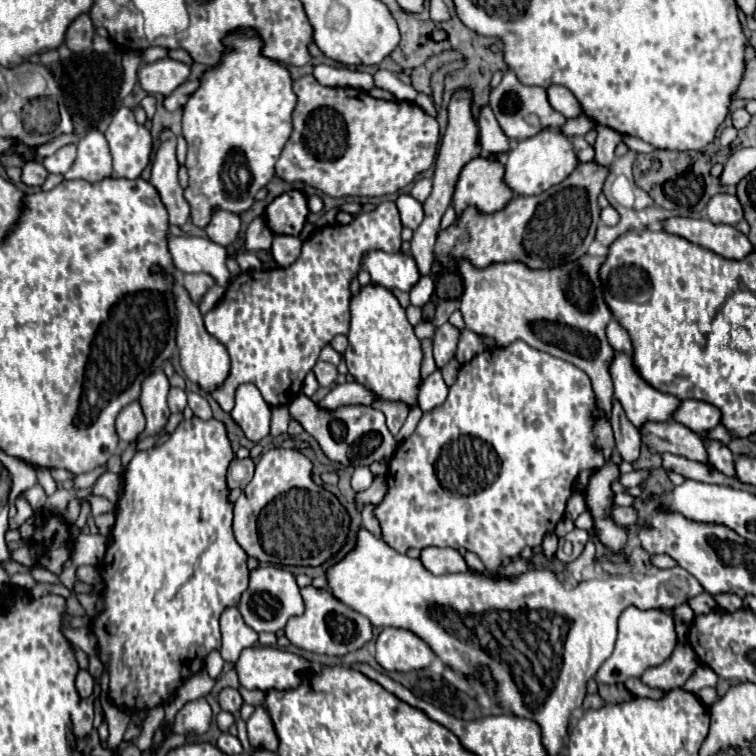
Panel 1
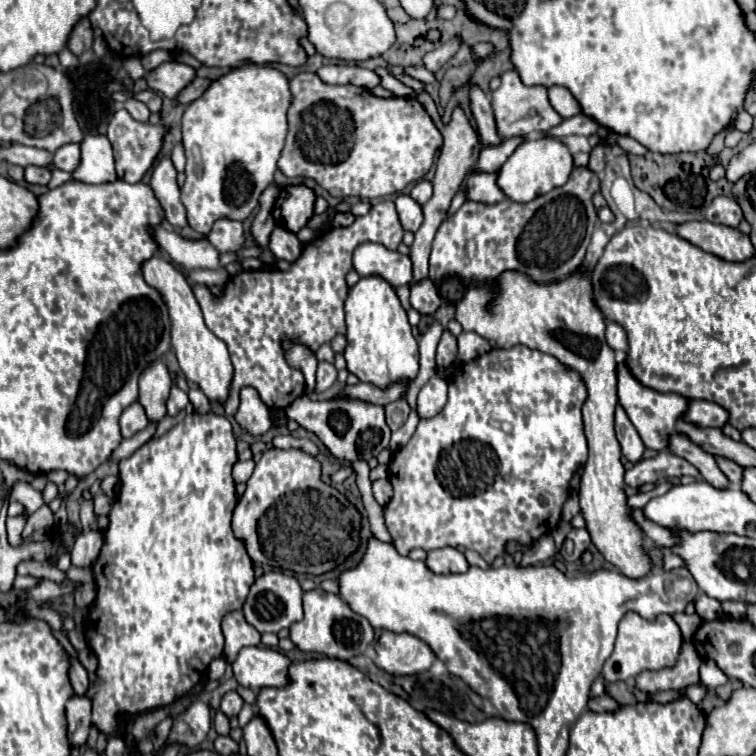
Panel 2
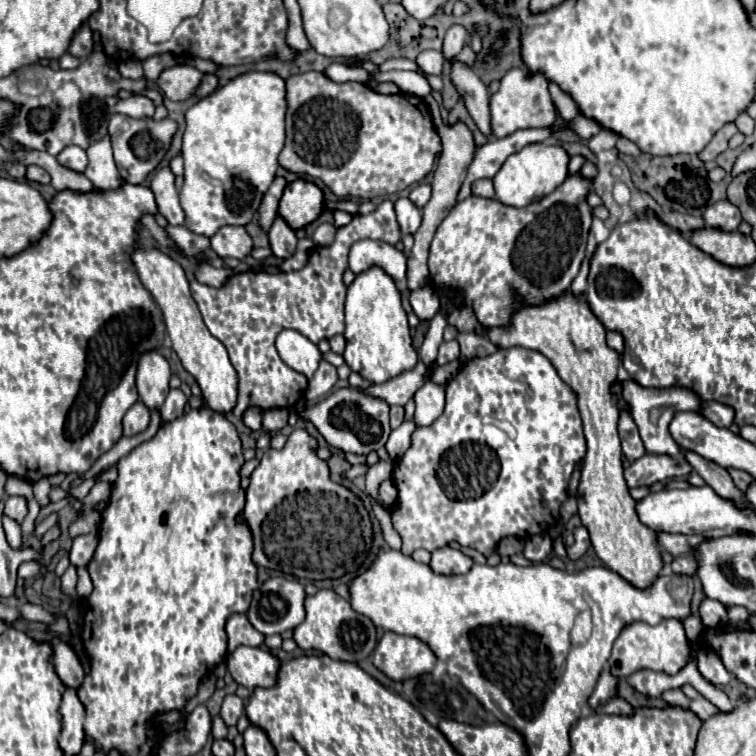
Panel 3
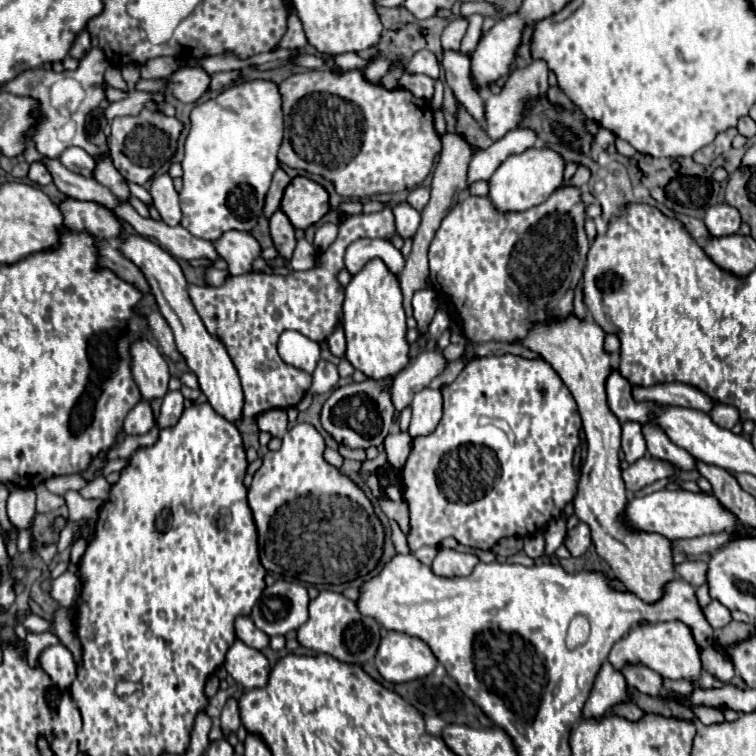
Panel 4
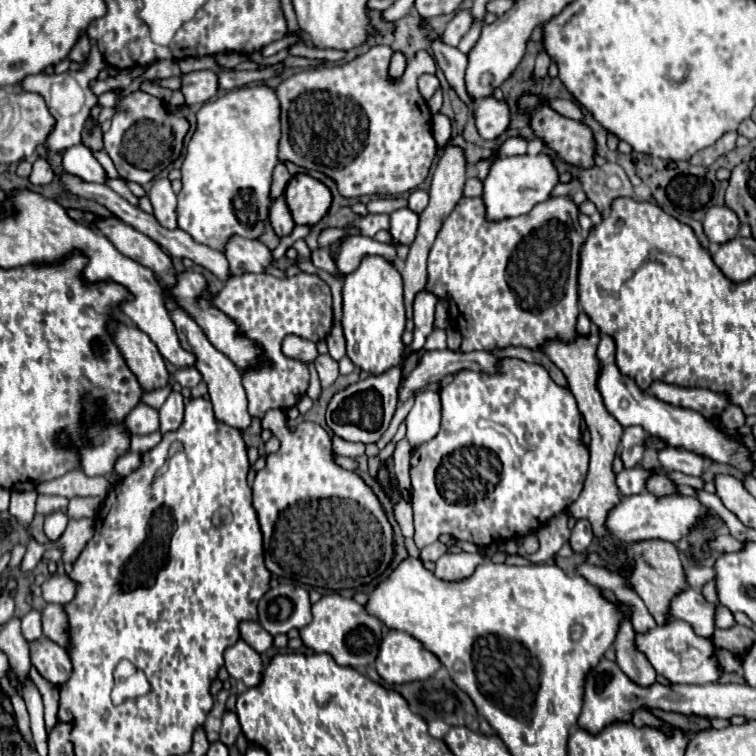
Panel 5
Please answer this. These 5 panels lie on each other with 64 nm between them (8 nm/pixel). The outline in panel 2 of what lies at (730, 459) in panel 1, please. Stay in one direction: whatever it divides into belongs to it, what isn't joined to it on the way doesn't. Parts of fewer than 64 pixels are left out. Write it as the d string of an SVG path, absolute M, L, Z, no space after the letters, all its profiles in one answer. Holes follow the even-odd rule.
M716 456L716 462L718 462L720 470L728 476L730 486L732 486L732 488L740 488L740 484L742 484L742 468L740 468L738 464L726 460L726 458L720 458L720 456Z

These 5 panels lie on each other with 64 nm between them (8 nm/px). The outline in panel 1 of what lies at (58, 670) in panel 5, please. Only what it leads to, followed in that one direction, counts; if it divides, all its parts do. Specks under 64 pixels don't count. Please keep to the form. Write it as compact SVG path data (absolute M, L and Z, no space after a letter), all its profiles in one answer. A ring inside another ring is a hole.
M80 670L76 674L76 690L82 698L88 698L92 694L92 688L94 688L94 678L86 672L86 670Z

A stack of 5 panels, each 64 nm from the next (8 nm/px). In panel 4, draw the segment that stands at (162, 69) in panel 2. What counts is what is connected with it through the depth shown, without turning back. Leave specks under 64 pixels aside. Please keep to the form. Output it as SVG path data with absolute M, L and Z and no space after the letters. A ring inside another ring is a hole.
M180 68L170 76L168 84L174 98L192 104L198 102L210 88L210 74L202 68Z

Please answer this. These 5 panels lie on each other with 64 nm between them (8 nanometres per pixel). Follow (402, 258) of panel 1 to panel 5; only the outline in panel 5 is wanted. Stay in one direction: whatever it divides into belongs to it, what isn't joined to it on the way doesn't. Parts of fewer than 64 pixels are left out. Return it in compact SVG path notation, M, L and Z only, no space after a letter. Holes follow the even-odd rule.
M348 236L340 242L338 250L336 250L336 270L340 276L346 276L350 272L354 272L362 260L362 256L368 254L378 254L384 256L386 260L394 262L396 260L396 248L390 244L380 244L374 238L366 238L366 236Z

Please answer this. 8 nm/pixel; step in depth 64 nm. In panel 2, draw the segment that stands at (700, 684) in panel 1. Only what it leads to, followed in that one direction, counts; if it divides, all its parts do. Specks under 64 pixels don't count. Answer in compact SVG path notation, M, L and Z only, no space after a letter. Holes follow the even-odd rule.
M709 658L702 659L699 674L700 678L702 678L702 684L706 684L712 690L728 681L728 678L722 674L722 671L717 667L715 662Z

